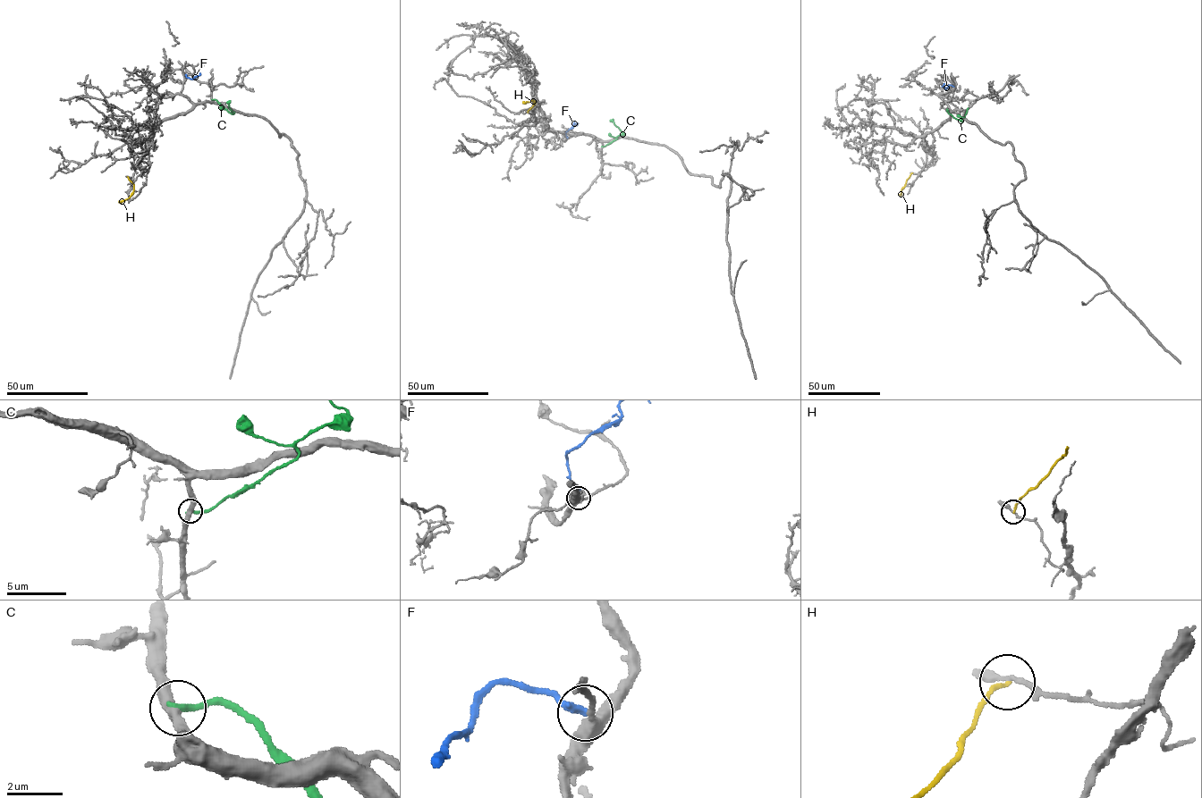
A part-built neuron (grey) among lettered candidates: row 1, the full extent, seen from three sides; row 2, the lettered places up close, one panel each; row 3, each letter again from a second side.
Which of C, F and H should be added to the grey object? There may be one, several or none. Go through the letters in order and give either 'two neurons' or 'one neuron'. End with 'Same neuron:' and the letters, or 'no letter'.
C: two neurons
F: two neurons
H: two neurons
Same neuron: no letter

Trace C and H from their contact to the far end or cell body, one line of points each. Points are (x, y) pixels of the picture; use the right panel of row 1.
C: (967, 108), (960, 121), (950, 114), (947, 109)
H: (912, 173), (900, 195)

